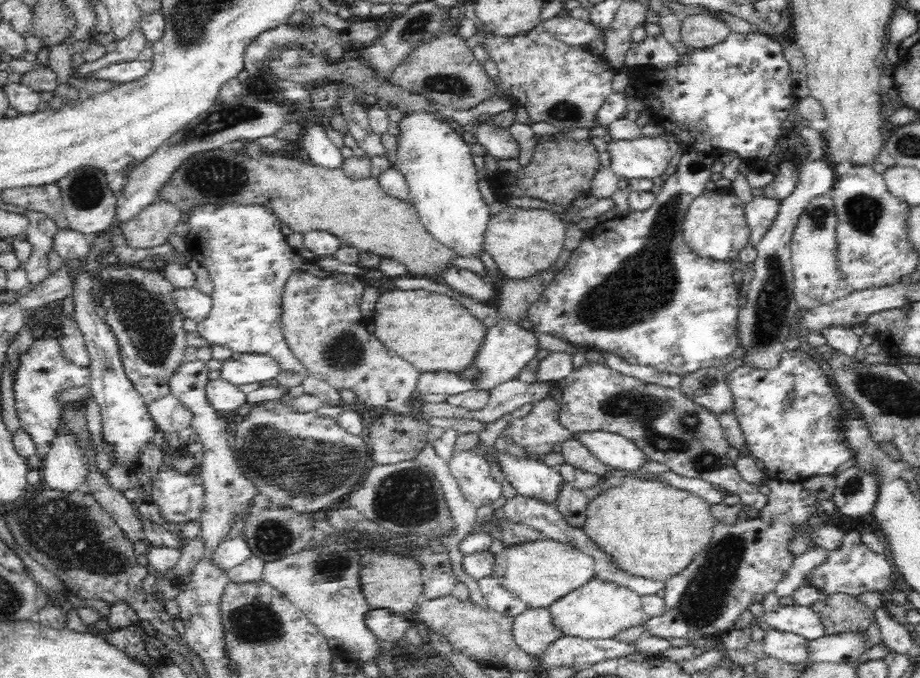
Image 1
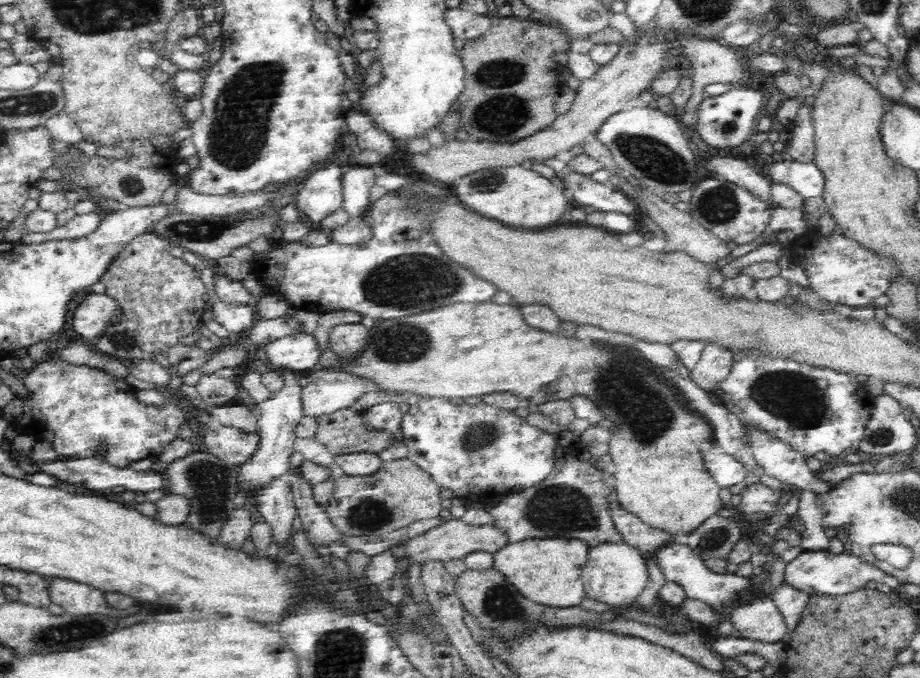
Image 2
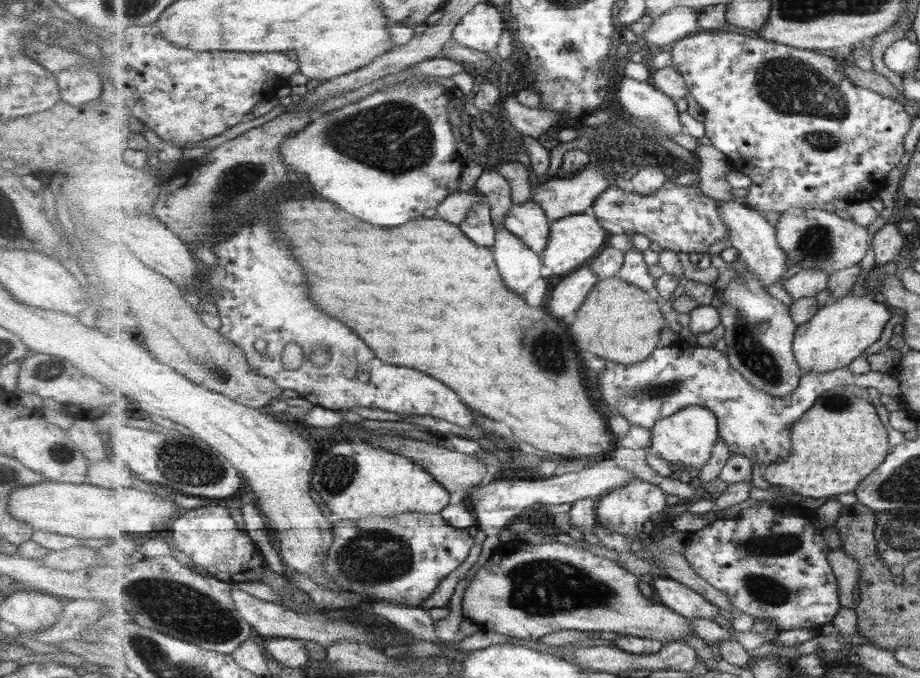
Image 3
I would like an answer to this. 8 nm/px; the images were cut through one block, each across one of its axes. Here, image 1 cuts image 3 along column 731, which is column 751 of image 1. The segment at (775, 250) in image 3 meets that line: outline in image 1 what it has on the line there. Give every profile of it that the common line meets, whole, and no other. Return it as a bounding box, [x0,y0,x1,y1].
[745,196,782,246]

